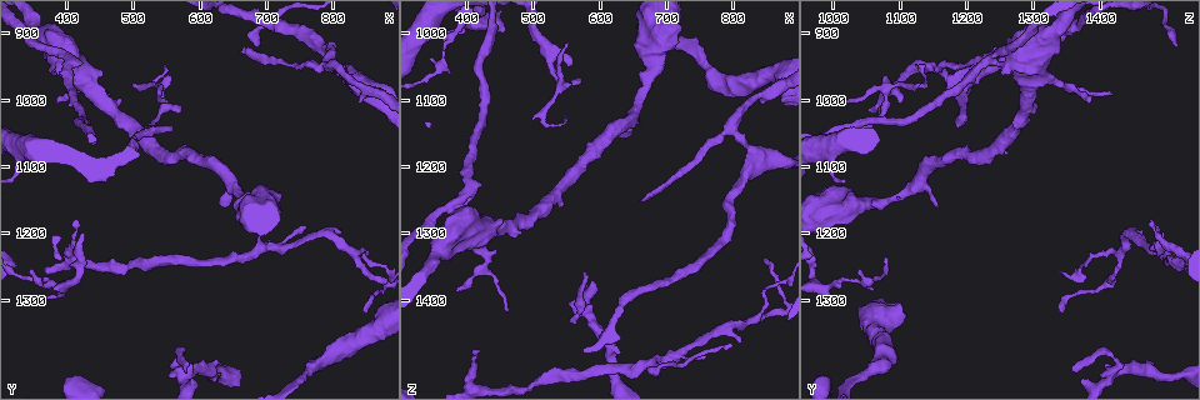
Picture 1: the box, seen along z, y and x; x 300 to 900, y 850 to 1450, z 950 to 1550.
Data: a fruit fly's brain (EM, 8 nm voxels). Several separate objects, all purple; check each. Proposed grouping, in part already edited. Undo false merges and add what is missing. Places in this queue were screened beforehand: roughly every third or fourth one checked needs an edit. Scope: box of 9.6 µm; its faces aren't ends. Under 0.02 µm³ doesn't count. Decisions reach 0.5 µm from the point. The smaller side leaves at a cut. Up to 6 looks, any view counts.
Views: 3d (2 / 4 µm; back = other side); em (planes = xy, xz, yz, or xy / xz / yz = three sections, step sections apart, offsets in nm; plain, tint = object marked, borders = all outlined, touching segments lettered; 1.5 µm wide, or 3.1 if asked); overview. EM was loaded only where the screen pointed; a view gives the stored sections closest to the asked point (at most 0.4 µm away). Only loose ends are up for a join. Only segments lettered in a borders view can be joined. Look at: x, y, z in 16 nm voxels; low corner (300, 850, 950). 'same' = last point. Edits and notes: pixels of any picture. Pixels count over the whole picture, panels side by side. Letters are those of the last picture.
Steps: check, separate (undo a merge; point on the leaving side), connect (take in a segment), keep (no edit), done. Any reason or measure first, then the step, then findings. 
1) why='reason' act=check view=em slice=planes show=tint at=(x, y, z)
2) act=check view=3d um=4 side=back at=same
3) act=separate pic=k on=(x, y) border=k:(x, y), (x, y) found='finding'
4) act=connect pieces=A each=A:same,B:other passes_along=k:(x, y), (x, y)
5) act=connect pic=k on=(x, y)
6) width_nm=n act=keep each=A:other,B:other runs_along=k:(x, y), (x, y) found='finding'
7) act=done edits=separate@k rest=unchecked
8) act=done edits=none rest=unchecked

why='sudden change in width' act=check view=em um=3.1 slice=xz step=8 show=tint at=(435, 980, 1335)

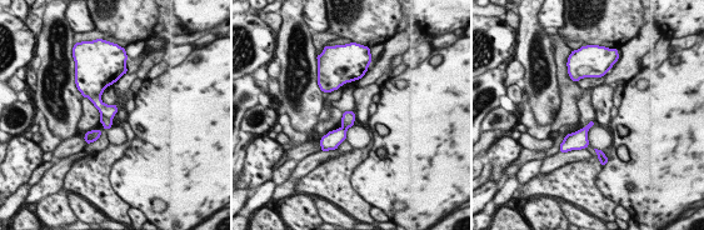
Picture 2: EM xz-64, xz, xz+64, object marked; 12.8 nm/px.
act=check view=em um=3.1 slice=planes show=borders at=same

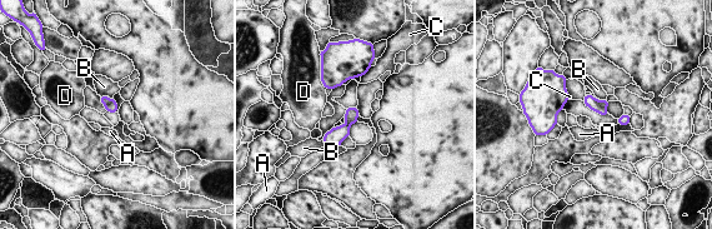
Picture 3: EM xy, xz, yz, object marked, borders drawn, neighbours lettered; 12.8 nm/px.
width_nm=160 act=separate pic=3 on=(603, 104) each=A:other,B:other,C:other,D:other found='a second neuron is stuck on'

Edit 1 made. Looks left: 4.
why='branch stops here' act=check view=em slice=xz step=8 show=tint at=(640, 1160, 1160)

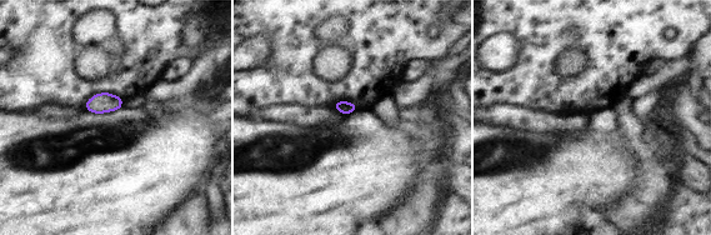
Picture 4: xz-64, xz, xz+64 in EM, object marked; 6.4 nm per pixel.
act=check view=em slice=planes show=borders at=same

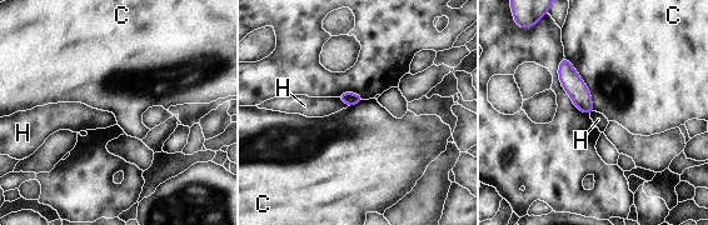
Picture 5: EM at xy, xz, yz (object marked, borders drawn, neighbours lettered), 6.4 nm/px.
act=keep each=C:other,H:other runs_along=5:(563, 63), (571, 81), (589, 109) found='no lettered segment goes on from it'

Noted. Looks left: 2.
act=done edits=separate@3 rest=unchecked

